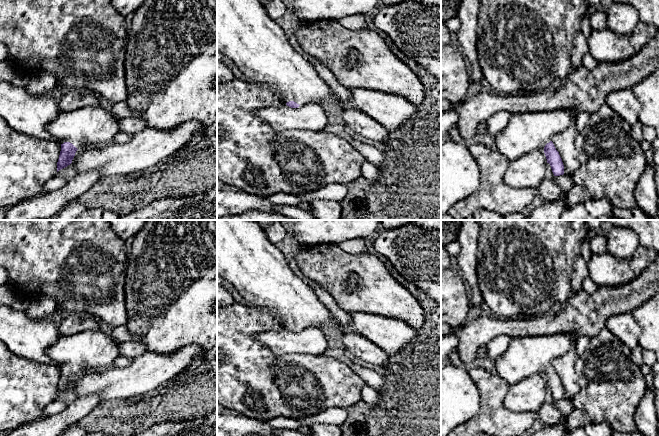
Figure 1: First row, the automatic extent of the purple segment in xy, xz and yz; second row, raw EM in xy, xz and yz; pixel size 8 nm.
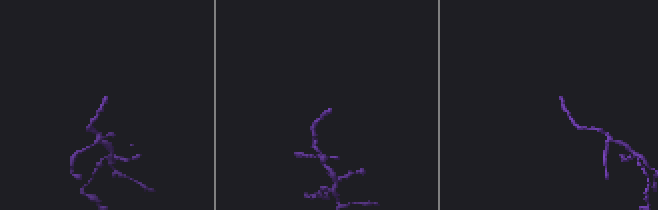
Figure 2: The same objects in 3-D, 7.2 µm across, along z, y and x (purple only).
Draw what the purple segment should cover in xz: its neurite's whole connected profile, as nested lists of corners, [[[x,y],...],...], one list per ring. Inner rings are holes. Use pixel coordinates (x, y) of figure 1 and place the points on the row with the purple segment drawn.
[[[217,0],[217,50],[225,54],[250,81],[266,85],[291,108],[307,103],[335,104],[336,96],[320,78],[310,62],[289,44],[287,36],[259,0]]]

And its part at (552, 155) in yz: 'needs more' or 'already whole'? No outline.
needs more

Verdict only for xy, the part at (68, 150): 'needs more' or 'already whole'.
needs more

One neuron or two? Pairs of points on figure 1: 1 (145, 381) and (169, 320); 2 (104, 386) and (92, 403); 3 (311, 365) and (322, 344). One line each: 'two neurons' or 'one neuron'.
1: two neurons
2: two neurons
3: two neurons

